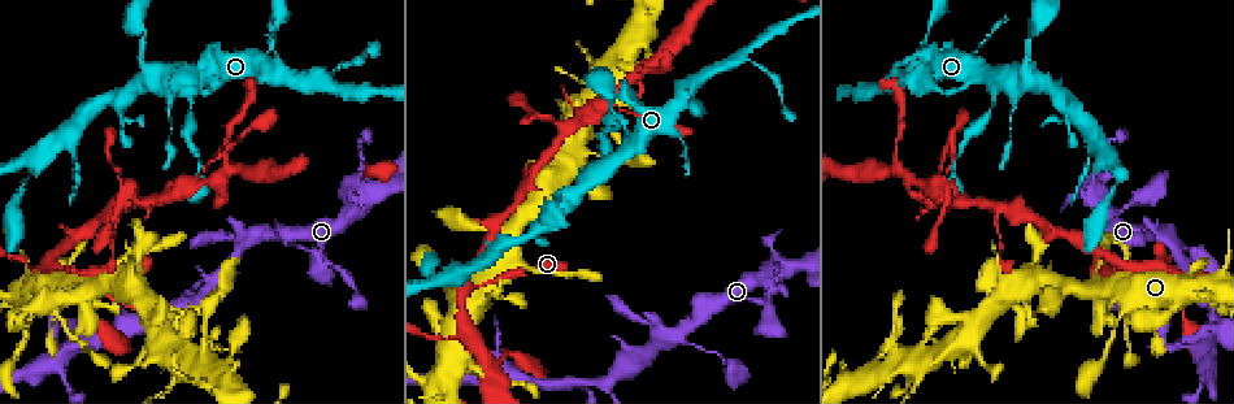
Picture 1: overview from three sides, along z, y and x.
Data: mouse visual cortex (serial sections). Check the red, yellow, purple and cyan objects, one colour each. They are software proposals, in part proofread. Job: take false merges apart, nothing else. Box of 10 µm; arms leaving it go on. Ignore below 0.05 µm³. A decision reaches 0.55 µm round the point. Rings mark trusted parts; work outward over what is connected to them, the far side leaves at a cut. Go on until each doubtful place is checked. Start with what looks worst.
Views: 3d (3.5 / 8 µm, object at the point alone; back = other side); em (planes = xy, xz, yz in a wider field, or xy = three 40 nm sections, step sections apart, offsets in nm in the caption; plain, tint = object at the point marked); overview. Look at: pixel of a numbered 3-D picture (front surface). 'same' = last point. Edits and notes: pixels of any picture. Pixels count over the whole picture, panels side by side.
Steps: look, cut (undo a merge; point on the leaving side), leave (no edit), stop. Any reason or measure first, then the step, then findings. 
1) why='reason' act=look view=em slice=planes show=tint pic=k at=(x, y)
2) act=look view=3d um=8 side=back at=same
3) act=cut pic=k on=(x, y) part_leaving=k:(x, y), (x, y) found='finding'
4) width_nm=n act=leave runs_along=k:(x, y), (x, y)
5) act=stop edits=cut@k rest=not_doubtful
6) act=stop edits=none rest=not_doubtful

why='sharp bend' act=look view=3d um=3.5 pic=1 at=(56, 266)

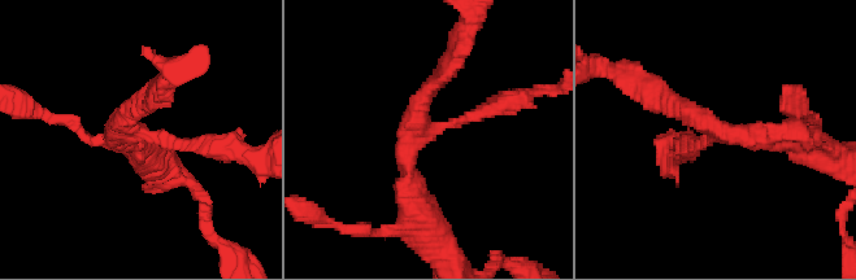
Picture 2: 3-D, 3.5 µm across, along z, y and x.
act=look view=em slice=planes show=tint pic=2 at=(143, 136)

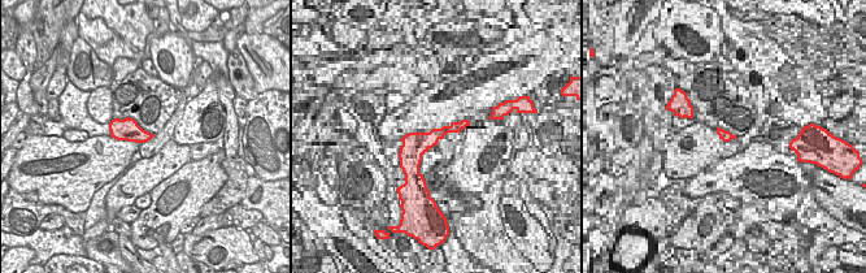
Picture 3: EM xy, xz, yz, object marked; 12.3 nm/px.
arm_widths_nm=200,250,250 act=leave runs_along=2:(221, 144), (140, 136), (125, 117), (153, 96) found='one cell here'

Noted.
why='four arms meet' act=look view=3d um=3.5 pic=1 at=(680, 333)

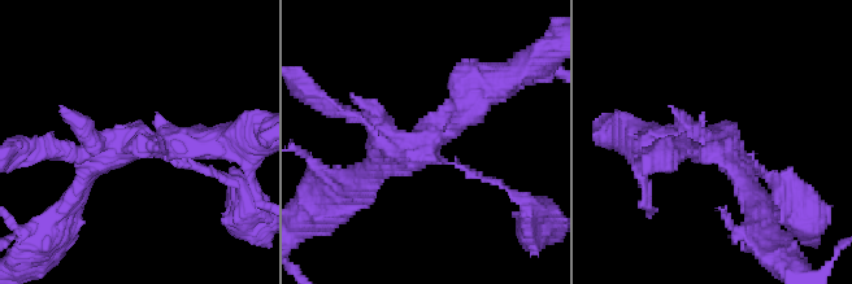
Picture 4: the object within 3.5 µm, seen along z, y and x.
act=look view=em slice=planes show=tint pic=4 at=(135, 145)

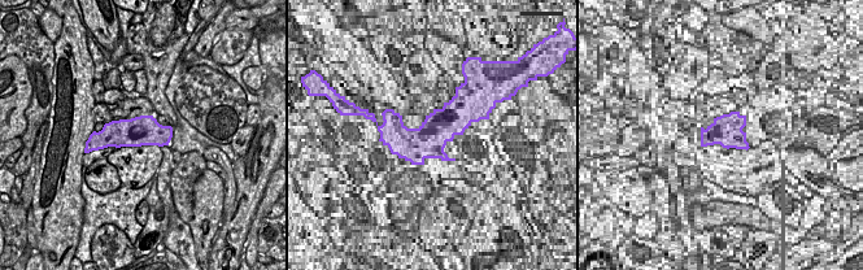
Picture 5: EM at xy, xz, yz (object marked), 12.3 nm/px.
act=leave runs_along=4:(488, 84), (369, 174) found='continuous, no second cell'

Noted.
why='thick turns thin' act=look view=3d um=3.5 pic=1 at=(186, 186)

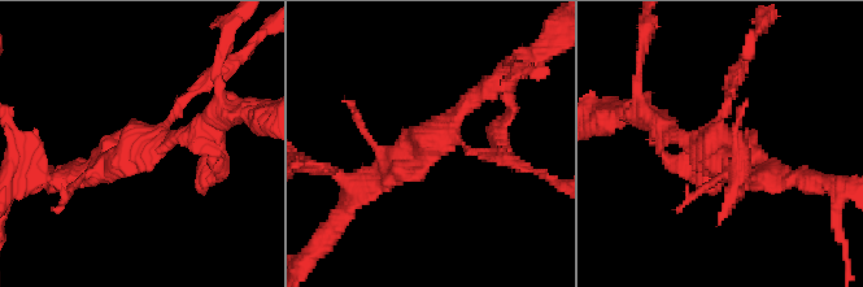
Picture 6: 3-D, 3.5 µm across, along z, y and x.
arm_widths_nm=100,200,250 act=leave runs_along=6:(362, 187), (486, 87), (493, 87) found='continuous, no second cell'

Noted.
why='thin neck' act=look view=3d um=8 pic=1 at=(230, 172)

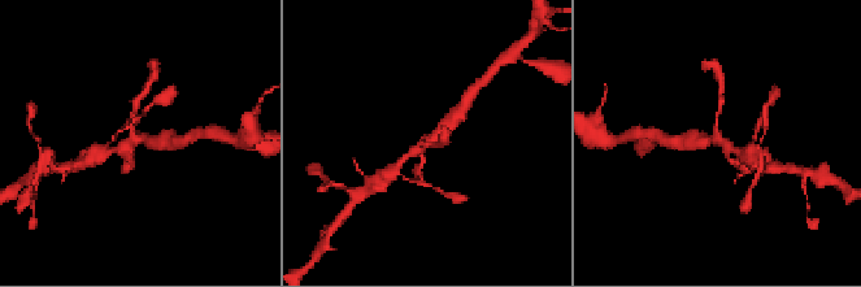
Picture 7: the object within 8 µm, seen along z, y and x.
arms=4 arm_widths_nm=100,150,200,350 why='shape alone is not enough' act=look view=em slice=xy step=3 show=tint at=same

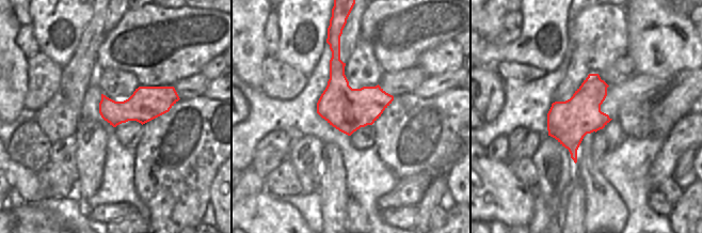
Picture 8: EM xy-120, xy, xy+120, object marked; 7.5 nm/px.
act=leave runs_along=7:(396, 164), (425, 144), (455, 117) found='all the same cell'

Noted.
act=stop edits=none rest=not_doubtful

